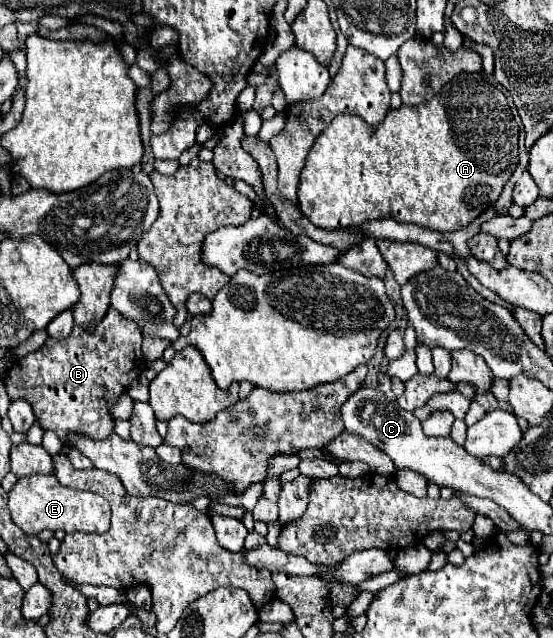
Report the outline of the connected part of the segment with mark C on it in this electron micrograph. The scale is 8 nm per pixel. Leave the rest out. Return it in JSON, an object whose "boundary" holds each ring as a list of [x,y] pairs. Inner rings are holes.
{"boundary":[[[360,388],[354,392],[340,410],[340,418],[344,422],[344,430],[350,434],[358,434],[360,438],[366,438],[372,446],[378,446],[388,458],[392,458],[396,470],[408,468],[416,474],[422,474],[428,482],[434,482],[436,486],[446,486],[462,494],[474,494],[478,498],[488,498],[502,506],[512,518],[516,518],[516,496],[534,496],[528,486],[518,478],[504,474],[502,470],[492,470],[488,464],[484,464],[480,458],[474,458],[472,454],[466,454],[464,446],[458,446],[450,442],[450,436],[446,438],[430,438],[422,432],[420,420],[400,406],[384,400],[384,396],[378,390],[372,388]]]}

